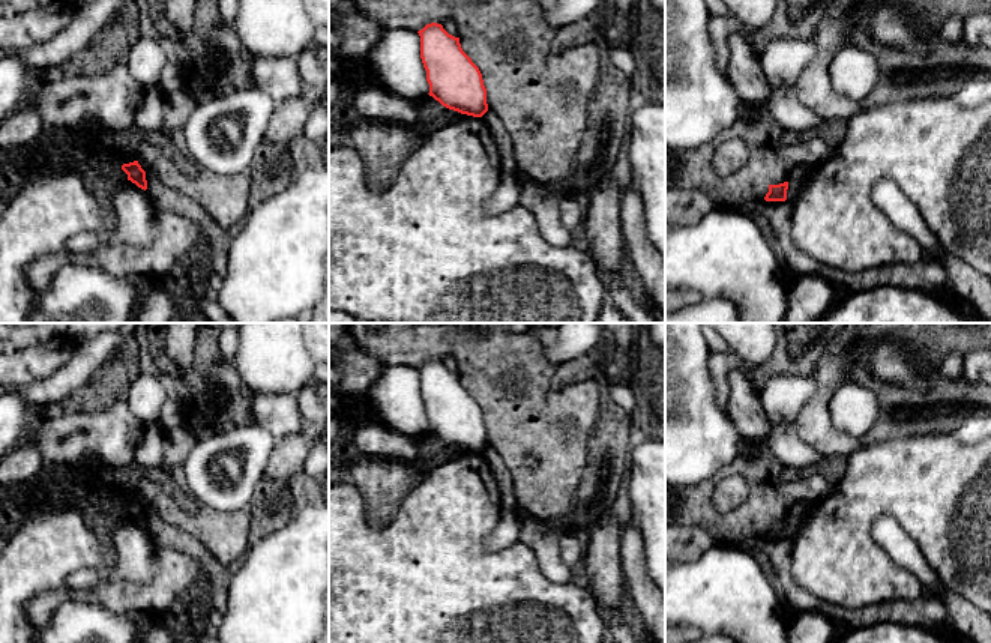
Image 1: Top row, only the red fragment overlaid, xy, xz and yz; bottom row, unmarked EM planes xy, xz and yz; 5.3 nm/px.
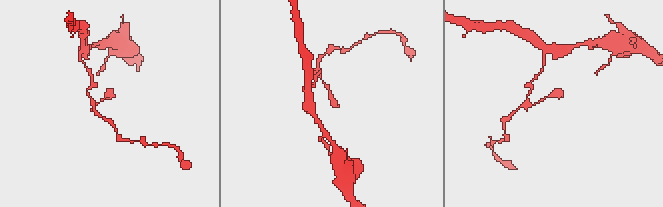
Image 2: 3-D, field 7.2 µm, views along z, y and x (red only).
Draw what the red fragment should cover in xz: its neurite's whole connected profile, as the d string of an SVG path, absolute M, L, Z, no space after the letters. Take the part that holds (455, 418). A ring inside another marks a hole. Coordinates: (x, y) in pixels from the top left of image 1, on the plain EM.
M431 359L417 368L429 433L461 451L482 454L488 448L482 410L462 388L459 374Z

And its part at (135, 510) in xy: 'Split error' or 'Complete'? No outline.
Complete

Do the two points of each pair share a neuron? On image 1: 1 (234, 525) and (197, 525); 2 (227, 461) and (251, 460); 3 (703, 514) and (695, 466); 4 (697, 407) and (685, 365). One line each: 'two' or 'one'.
1: one
2: one
3: two
4: one

